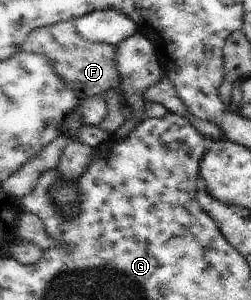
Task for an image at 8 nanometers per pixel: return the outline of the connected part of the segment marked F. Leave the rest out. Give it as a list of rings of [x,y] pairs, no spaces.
[[[75,19],[60,21],[33,30],[28,38],[25,38],[21,50],[46,55],[54,72],[80,99],[94,95],[104,96],[109,88],[120,88],[121,80],[115,63],[115,45],[93,43],[82,38],[77,31],[75,21]]]

